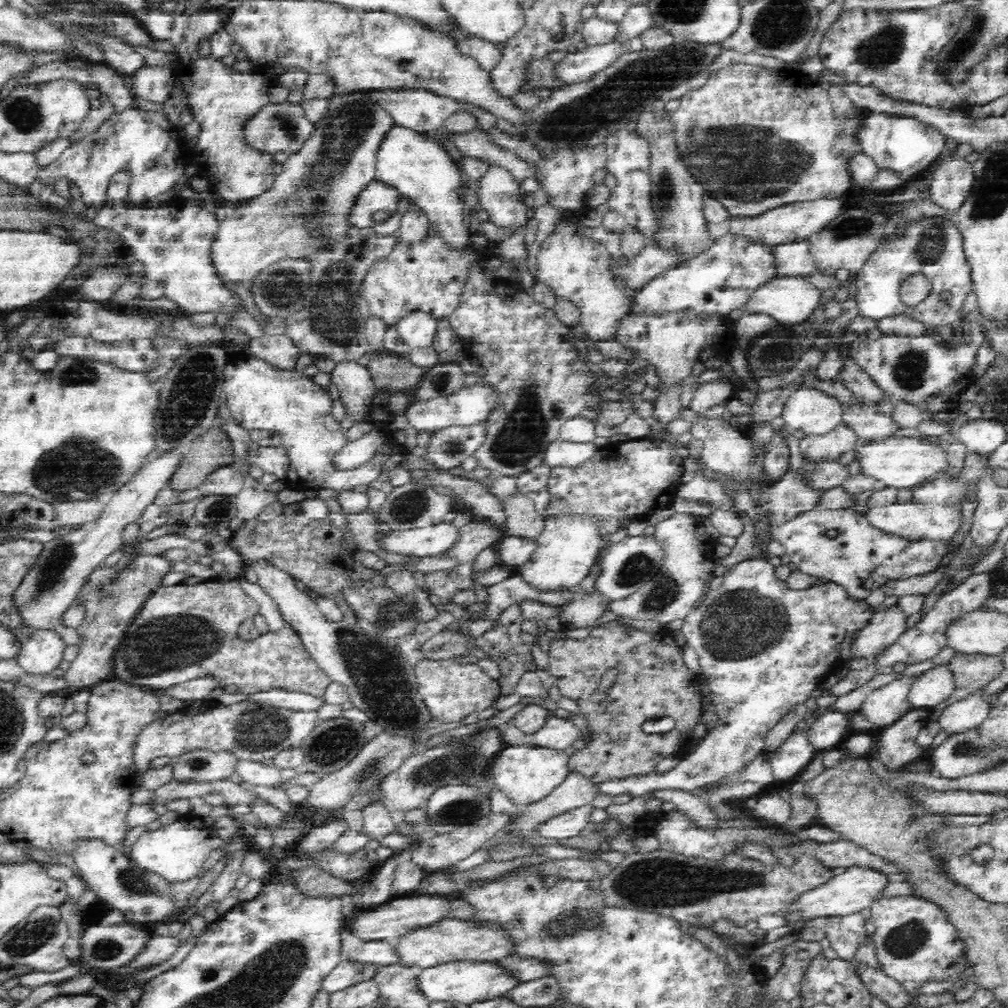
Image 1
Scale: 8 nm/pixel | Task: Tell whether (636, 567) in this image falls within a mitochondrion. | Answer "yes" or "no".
yes

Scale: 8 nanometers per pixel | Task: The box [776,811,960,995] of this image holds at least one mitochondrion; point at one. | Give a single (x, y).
(904, 941)

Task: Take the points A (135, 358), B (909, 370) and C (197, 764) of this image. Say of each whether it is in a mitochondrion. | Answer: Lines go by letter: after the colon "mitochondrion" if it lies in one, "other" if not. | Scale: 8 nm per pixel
A: other
B: mitochondrion
C: mitochondrion

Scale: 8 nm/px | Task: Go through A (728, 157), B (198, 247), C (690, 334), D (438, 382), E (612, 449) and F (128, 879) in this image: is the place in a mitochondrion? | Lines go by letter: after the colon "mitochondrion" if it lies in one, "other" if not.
A: mitochondrion
B: other
C: other
D: mitochondrion
E: other
F: mitochondrion

